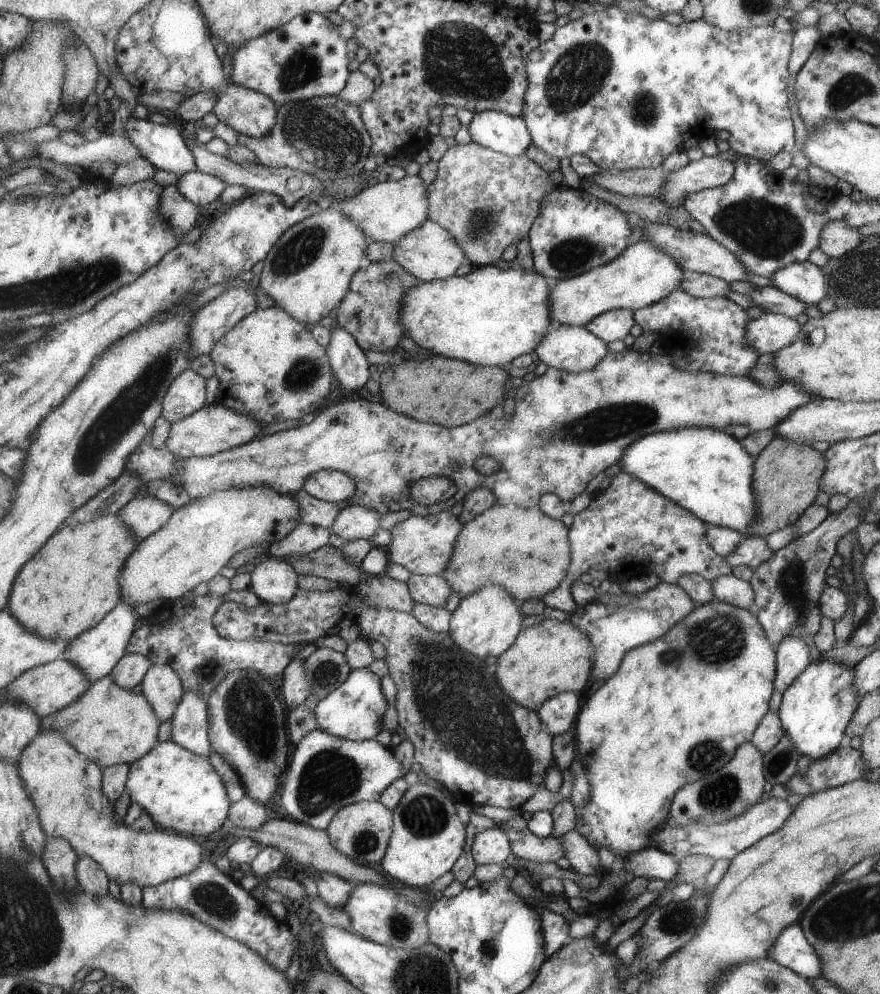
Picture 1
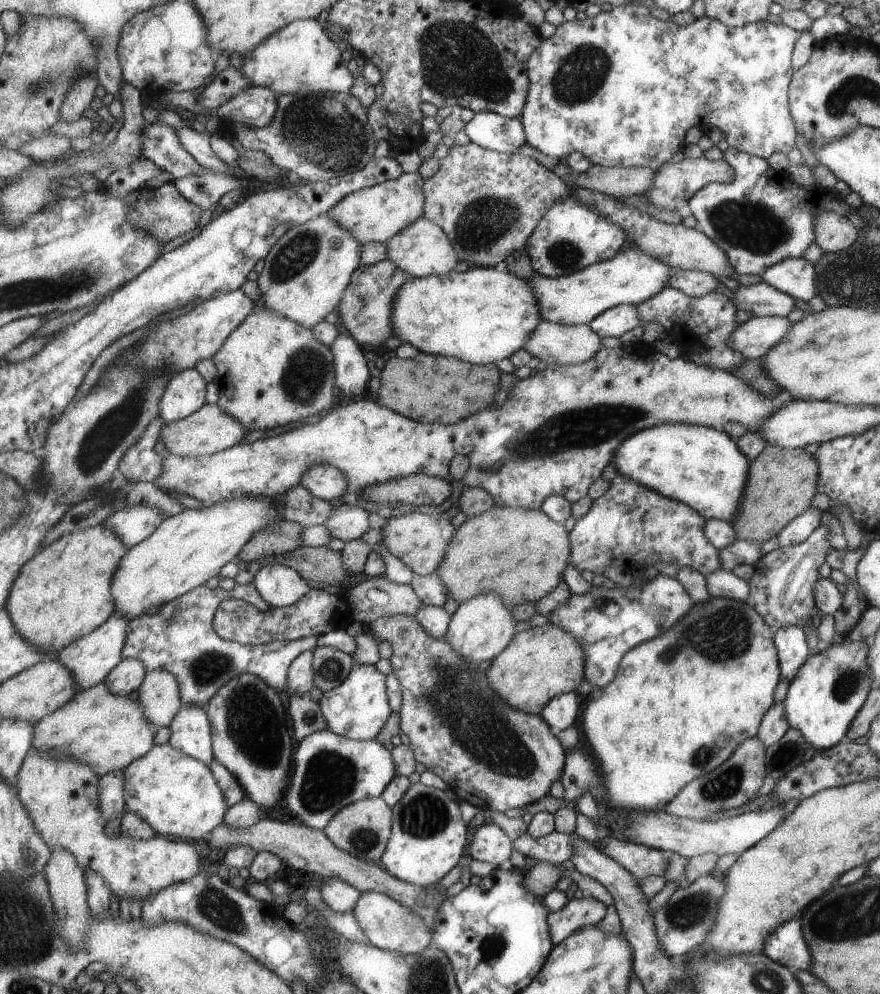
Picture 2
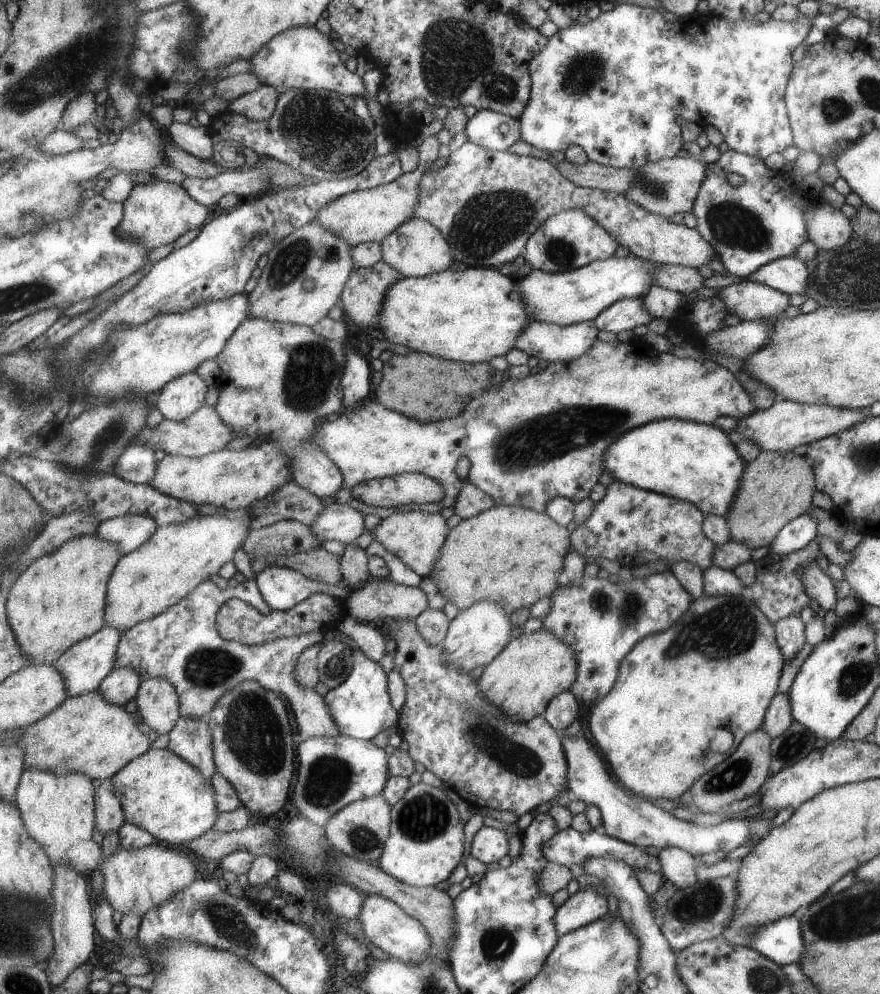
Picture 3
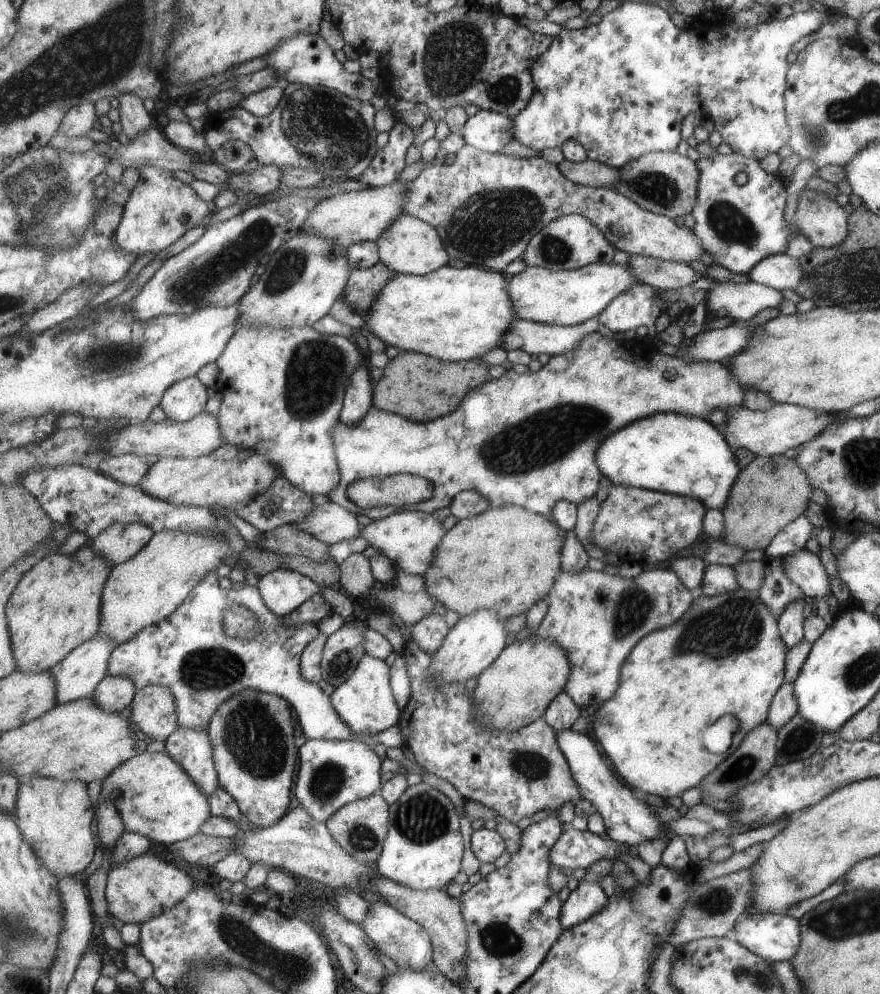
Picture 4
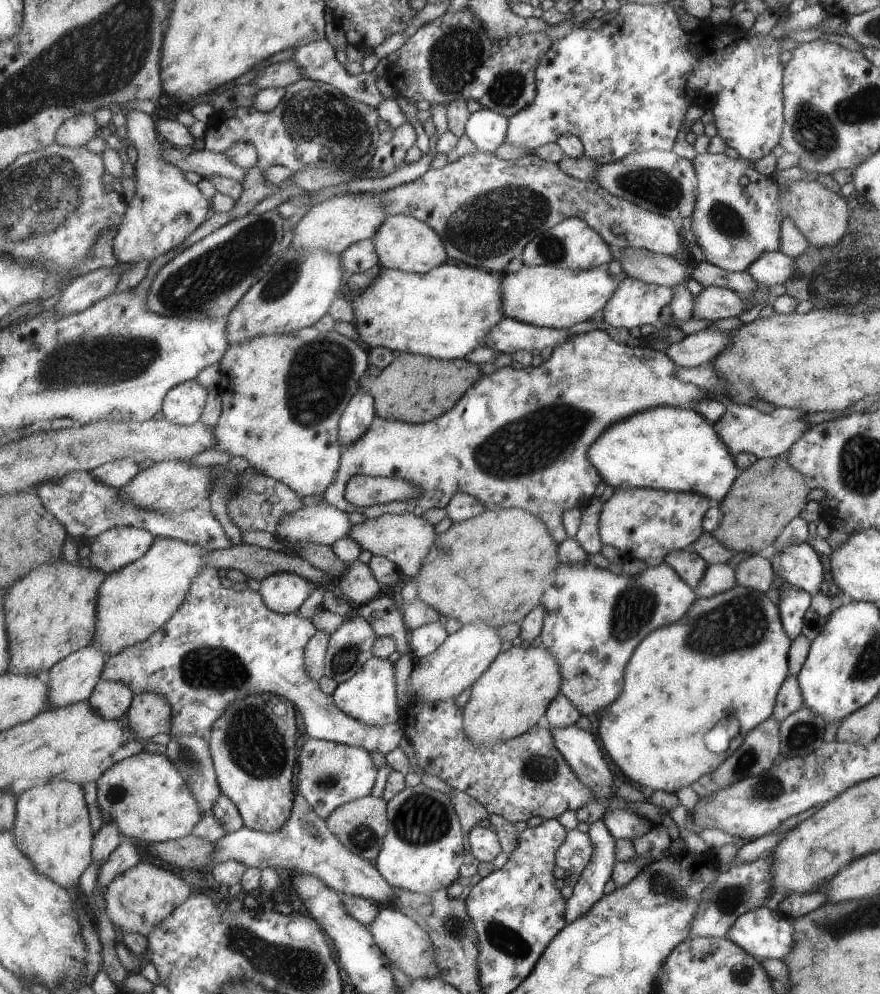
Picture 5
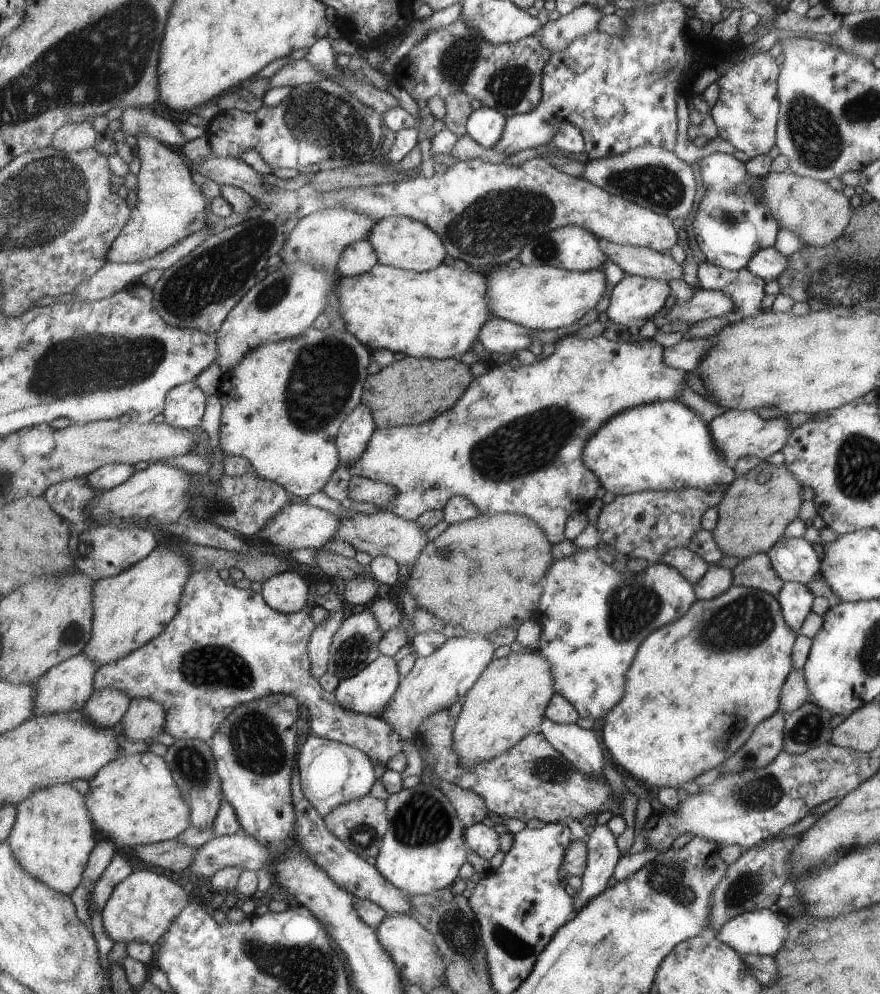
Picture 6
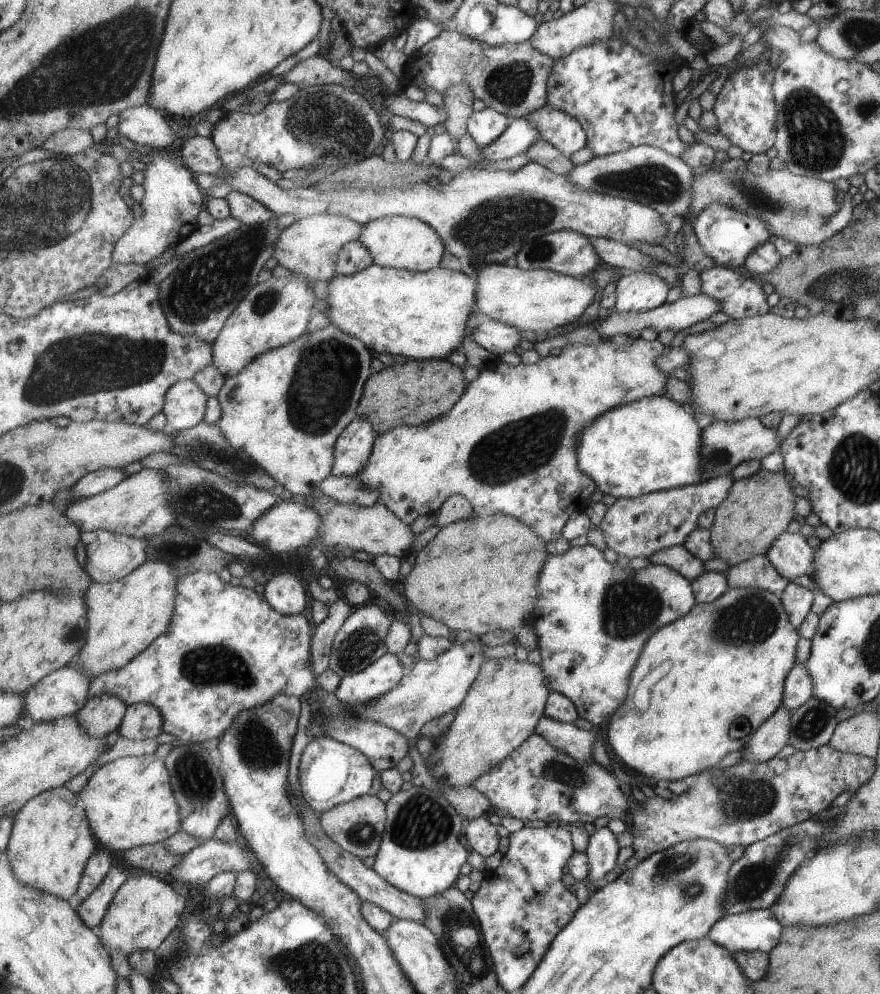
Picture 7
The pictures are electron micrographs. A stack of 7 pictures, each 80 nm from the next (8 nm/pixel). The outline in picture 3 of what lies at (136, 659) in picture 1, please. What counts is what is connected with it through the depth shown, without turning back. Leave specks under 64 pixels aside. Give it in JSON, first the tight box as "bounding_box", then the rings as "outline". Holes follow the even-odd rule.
{"bounding_box":[99,667,144,705],"outline":[[[131,667],[115,669],[106,680],[99,685],[101,694],[111,704],[125,705],[138,695],[144,678],[140,672]]]}

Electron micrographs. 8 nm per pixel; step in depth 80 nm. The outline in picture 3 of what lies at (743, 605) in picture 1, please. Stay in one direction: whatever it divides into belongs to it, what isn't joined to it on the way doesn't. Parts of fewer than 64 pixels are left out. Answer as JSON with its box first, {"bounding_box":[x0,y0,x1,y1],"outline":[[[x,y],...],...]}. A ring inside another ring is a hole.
{"bounding_box":[702,565,747,596],"outline":[[[711,565],[702,569],[703,588],[707,596],[729,596],[747,594],[742,581],[732,570]]]}

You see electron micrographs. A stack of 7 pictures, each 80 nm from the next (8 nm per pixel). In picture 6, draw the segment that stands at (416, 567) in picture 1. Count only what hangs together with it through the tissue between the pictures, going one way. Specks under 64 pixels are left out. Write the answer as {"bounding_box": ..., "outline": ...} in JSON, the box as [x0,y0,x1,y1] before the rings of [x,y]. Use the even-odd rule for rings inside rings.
{"bounding_box":[333,507,429,574],"outline":[[[383,507],[369,513],[348,512],[351,516],[342,518],[342,527],[333,540],[342,540],[353,546],[355,550],[366,552],[374,557],[390,556],[399,564],[408,564],[409,574],[418,559],[420,552],[429,544],[427,531],[423,530],[417,521],[410,521]]]}

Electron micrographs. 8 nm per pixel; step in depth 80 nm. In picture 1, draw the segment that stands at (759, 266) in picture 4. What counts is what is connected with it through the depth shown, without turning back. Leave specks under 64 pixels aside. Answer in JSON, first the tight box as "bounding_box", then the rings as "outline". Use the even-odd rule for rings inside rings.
{"bounding_box":[770,260,829,305],"outline":[[[805,260],[786,264],[770,276],[771,284],[806,305],[816,304],[828,296],[829,282],[821,269]]]}

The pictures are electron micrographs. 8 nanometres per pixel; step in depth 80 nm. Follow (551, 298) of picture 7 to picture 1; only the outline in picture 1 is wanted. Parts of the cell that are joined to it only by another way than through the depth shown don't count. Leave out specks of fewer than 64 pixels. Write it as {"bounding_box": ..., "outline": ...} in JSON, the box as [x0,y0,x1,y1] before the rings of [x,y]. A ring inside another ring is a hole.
{"bounding_box":[550,240,685,327],"outline":[[[639,240],[626,248],[615,260],[595,267],[589,272],[570,279],[558,280],[550,292],[551,318],[555,323],[586,327],[596,316],[615,309],[631,309],[632,312],[648,304],[656,303],[677,288],[685,271],[662,250],[649,241]]]}

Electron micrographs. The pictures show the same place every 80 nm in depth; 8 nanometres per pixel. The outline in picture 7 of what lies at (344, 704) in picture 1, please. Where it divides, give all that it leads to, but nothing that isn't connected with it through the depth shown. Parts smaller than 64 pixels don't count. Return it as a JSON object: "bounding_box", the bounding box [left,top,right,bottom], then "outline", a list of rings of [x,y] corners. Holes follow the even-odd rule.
{"bounding_box":[334,652,406,705],"outline":[[[387,652],[361,672],[347,675],[334,693],[347,705],[366,705],[397,687],[406,674],[399,656]]]}

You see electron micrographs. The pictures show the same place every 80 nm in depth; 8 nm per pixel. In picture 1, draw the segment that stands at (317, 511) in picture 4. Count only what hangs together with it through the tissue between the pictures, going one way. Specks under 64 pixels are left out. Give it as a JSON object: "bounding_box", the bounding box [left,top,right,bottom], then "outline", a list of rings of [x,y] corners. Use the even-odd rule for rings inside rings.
{"bounding_box":[331,503,381,541],"outline":[[[349,503],[338,512],[331,531],[345,541],[371,540],[373,534],[380,529],[381,515],[377,509]]]}

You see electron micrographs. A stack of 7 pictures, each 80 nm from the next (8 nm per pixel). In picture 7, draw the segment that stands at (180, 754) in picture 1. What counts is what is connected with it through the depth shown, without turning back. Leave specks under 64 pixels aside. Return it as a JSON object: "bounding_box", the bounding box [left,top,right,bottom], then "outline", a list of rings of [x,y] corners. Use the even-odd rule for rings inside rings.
{"bounding_box":[76,755,182,853],"outline":[[[154,755],[121,757],[103,765],[76,795],[84,804],[98,846],[111,851],[124,853],[139,845],[163,843],[182,823],[170,770]]]}

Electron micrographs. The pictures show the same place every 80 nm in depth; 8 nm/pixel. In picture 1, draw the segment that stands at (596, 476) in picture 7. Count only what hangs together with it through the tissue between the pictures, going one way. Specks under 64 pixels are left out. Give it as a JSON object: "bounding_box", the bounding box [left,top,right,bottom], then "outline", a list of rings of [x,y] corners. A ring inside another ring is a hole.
{"bounding_box":[619,427,756,537],"outline":[[[681,427],[652,432],[634,440],[619,463],[621,470],[691,511],[707,526],[729,527],[743,537],[752,536],[748,528],[756,517],[754,459],[722,430]]]}

